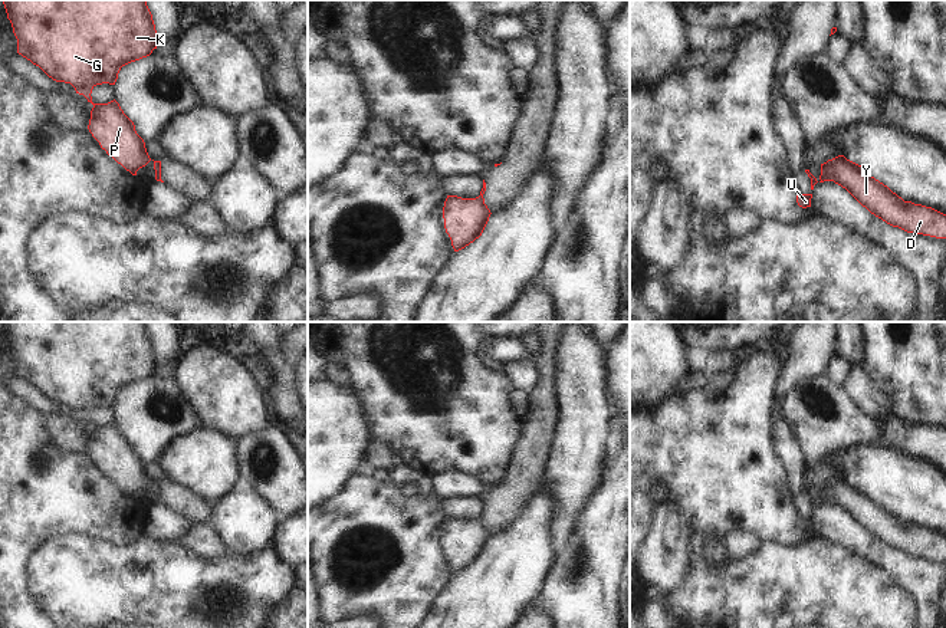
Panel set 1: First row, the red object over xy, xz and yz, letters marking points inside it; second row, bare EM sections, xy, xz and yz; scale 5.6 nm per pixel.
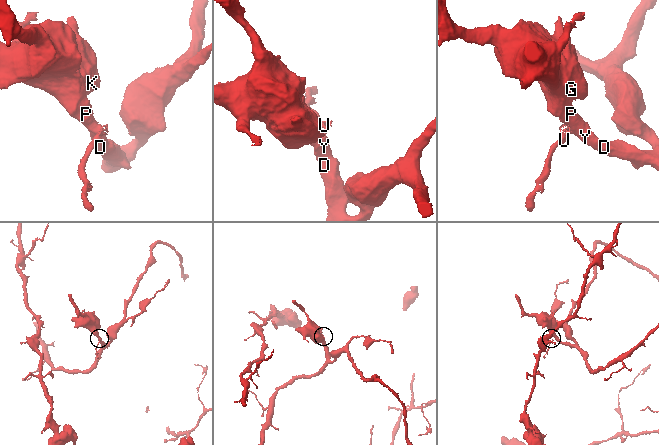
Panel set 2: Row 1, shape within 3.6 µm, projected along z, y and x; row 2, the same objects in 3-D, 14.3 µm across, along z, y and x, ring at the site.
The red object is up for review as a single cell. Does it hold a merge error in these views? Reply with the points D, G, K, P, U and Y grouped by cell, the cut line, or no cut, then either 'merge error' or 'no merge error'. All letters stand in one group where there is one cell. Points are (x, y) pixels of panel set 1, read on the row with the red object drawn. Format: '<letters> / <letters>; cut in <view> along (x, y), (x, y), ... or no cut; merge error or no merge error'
D G K P Y / U; cut in yz along (833, 160), (830, 180); merge error

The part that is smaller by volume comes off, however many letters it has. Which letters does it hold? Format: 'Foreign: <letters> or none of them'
Foreign: U

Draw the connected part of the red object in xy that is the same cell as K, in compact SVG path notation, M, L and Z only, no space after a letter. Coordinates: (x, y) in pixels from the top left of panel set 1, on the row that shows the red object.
M3 0L3 4L17 39L17 53L39 66L53 80L70 83L76 93L83 95L93 105L89 132L108 155L137 175L137 171L151 161L144 139L115 99L108 103L93 103L91 93L96 85L115 85L122 66L147 57L157 49L158 36L147 0Z

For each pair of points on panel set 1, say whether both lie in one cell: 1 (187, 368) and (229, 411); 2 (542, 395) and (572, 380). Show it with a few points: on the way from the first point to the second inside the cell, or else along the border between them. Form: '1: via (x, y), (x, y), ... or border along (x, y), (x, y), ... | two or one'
1: via (197, 378), (220, 401) | one
2: border along (558, 354), (558, 423) | two

